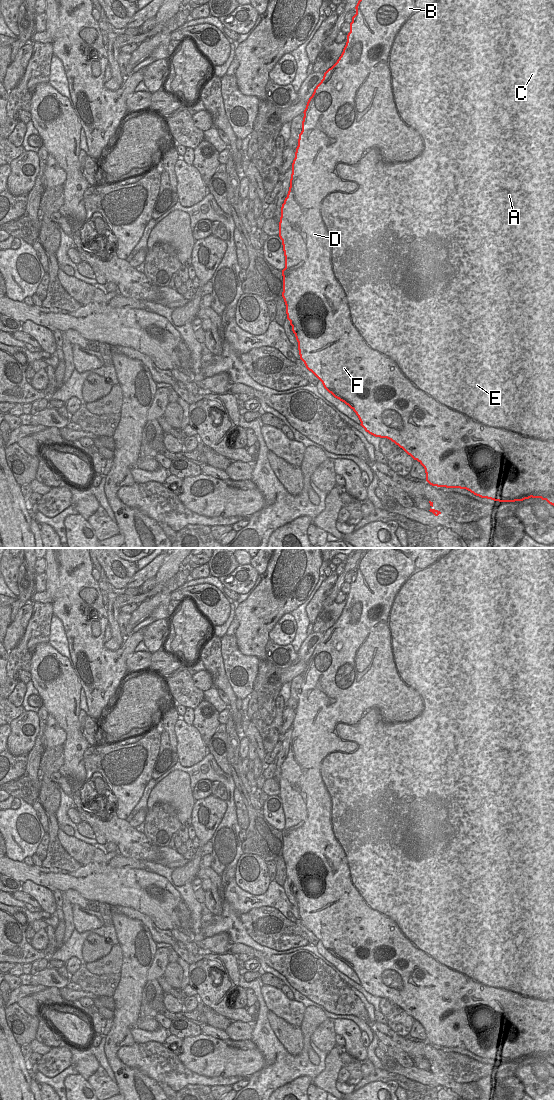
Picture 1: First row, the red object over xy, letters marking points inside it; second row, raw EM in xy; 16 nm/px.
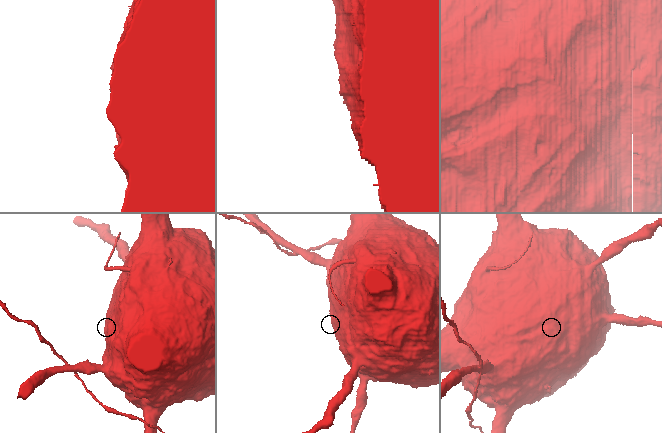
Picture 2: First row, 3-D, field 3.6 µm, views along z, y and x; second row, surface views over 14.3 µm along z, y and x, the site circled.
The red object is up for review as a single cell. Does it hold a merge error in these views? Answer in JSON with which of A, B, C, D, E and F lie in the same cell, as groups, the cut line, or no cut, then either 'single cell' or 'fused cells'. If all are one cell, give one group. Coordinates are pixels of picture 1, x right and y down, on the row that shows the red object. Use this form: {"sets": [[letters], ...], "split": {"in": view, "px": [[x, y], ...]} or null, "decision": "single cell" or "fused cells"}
{"sets": [["A", "B", "C", "D", "E", "F"]], "split": null, "decision": "single cell"}

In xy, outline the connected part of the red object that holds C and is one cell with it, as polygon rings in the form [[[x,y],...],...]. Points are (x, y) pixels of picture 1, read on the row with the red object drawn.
[[[359,0],[359,1],[358,1],[358,3],[357,3],[357,5],[356,5],[356,7],[355,7],[355,9],[356,9],[356,14],[355,14],[355,15],[354,15],[354,16],[353,16],[353,17],[352,17],[352,22],[351,22],[351,23],[350,23],[350,32],[349,32],[349,33],[348,33],[348,35],[347,35],[347,42],[346,42],[346,45],[345,45],[345,47],[344,47],[344,49],[343,49],[343,52],[342,52],[342,54],[341,54],[341,56],[340,56],[340,57],[339,57],[339,59],[338,59],[338,60],[337,60],[337,62],[336,62],[336,63],[335,63],[335,64],[334,64],[334,65],[333,65],[333,66],[332,66],[332,67],[331,67],[331,68],[329,68],[329,69],[328,69],[328,70],[327,70],[327,71],[326,71],[326,72],[325,72],[325,73],[324,73],[324,76],[323,76],[323,79],[322,79],[322,80],[321,80],[321,82],[320,82],[320,83],[319,83],[319,84],[318,84],[318,85],[317,85],[317,86],[316,86],[316,88],[315,88],[315,89],[314,89],[314,92],[313,92],[313,94],[312,94],[312,96],[311,96],[311,97],[310,97],[310,98],[309,98],[309,100],[308,100],[308,102],[307,102],[307,105],[306,105],[306,108],[305,108],[305,110],[304,110],[304,112],[303,112],[303,113],[304,113],[304,117],[303,117],[303,121],[302,121],[302,131],[301,131],[301,133],[300,133],[300,134],[299,134],[299,139],[298,139],[298,146],[297,146],[297,148],[296,148],[296,152],[295,152],[295,158],[294,158],[294,160],[293,160],[293,163],[292,163],[292,174],[291,174],[291,179],[290,179],[290,187],[289,187],[289,191],[288,191],[288,194],[287,194],[287,197],[286,197],[286,198],[285,198],[285,200],[284,200],[284,203],[283,203],[283,204],[282,204],[282,207],[281,207],[281,217],[280,217],[280,222],[279,222],[279,237],[280,237],[280,239],[281,239],[281,240],[282,240],[282,245],[283,245],[283,251],[284,251],[284,256],[285,256],[285,268],[284,268],[284,269],[283,269],[283,270],[282,270],[282,276],[283,276],[283,292],[282,292],[282,297],[283,297],[283,299],[284,299],[284,302],[285,302],[285,305],[286,305],[286,314],[287,314],[287,319],[288,319],[288,320],[289,320],[289,321],[290,321],[290,325],[291,325],[291,326],[292,326],[292,331],[293,331],[293,333],[294,333],[294,334],[295,334],[295,337],[296,337],[296,340],[297,340],[297,342],[298,342],[298,350],[299,350],[299,355],[300,355],[300,359],[301,359],[301,360],[302,360],[302,361],[303,361],[303,362],[304,362],[304,364],[305,364],[305,366],[306,366],[306,368],[307,368],[307,369],[308,369],[308,370],[309,370],[309,371],[311,371],[311,372],[312,372],[312,373],[313,373],[313,374],[314,374],[314,375],[315,375],[315,376],[316,376],[316,377],[317,377],[317,378],[318,378],[318,379],[319,379],[319,380],[320,380],[320,381],[321,381],[321,382],[322,382],[322,384],[323,384],[323,386],[324,386],[324,388],[325,388],[325,389],[326,389],[326,390],[327,390],[327,391],[328,391],[328,392],[329,392],[329,393],[331,393],[331,394],[332,394],[332,395],[333,395],[333,396],[334,396],[334,397],[335,397],[335,398],[337,398],[337,399],[339,399],[339,400],[340,400],[340,401],[342,401],[342,402],[344,402],[344,403],[345,403],[345,404],[346,404],[346,405],[348,405],[348,406],[349,406],[349,407],[350,407],[350,408],[351,408],[351,409],[352,409],[352,410],[353,410],[353,411],[354,411],[354,412],[355,412],[355,413],[356,413],[356,415],[357,415],[357,416],[358,416],[358,418],[359,418],[359,420],[360,420],[360,422],[361,422],[361,424],[360,424],[360,425],[361,425],[361,426],[362,426],[362,427],[363,427],[363,428],[364,428],[364,429],[365,429],[365,431],[366,431],[366,432],[368,432],[368,433],[369,433],[369,434],[371,434],[371,435],[373,435],[373,436],[375,436],[375,437],[380,437],[380,438],[387,438],[387,439],[389,439],[389,440],[391,440],[391,441],[392,441],[392,442],[394,442],[394,443],[395,443],[395,444],[396,444],[396,445],[398,445],[398,446],[399,446],[399,447],[400,447],[400,448],[402,448],[402,449],[403,449],[403,450],[404,450],[404,451],[405,451],[405,452],[406,452],[406,453],[407,453],[407,454],[408,454],[408,455],[410,455],[410,456],[411,456],[411,457],[412,457],[412,458],[413,458],[413,459],[414,459],[414,460],[417,460],[417,461],[418,461],[418,462],[419,462],[419,463],[420,463],[420,464],[421,464],[421,465],[422,465],[422,466],[423,466],[423,467],[424,467],[424,469],[425,469],[425,473],[426,473],[426,481],[427,481],[427,482],[428,482],[428,483],[429,483],[429,484],[430,484],[430,485],[432,485],[432,486],[437,486],[437,487],[446,487],[446,488],[460,488],[460,489],[466,489],[466,490],[468,490],[468,491],[470,491],[470,492],[471,492],[471,493],[473,493],[473,494],[474,494],[474,495],[476,495],[476,496],[479,496],[479,497],[481,497],[481,498],[487,498],[487,499],[491,499],[491,500],[494,500],[494,501],[499,501],[499,502],[515,502],[515,501],[523,501],[523,500],[525,500],[525,499],[529,499],[529,498],[531,498],[531,497],[532,497],[532,498],[541,498],[541,499],[542,499],[542,500],[546,500],[546,501],[547,501],[547,502],[548,502],[548,503],[549,503],[549,504],[551,504],[551,505],[553,505],[553,506],[554,506],[554,0]]]

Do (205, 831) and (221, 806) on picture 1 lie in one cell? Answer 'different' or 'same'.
same

